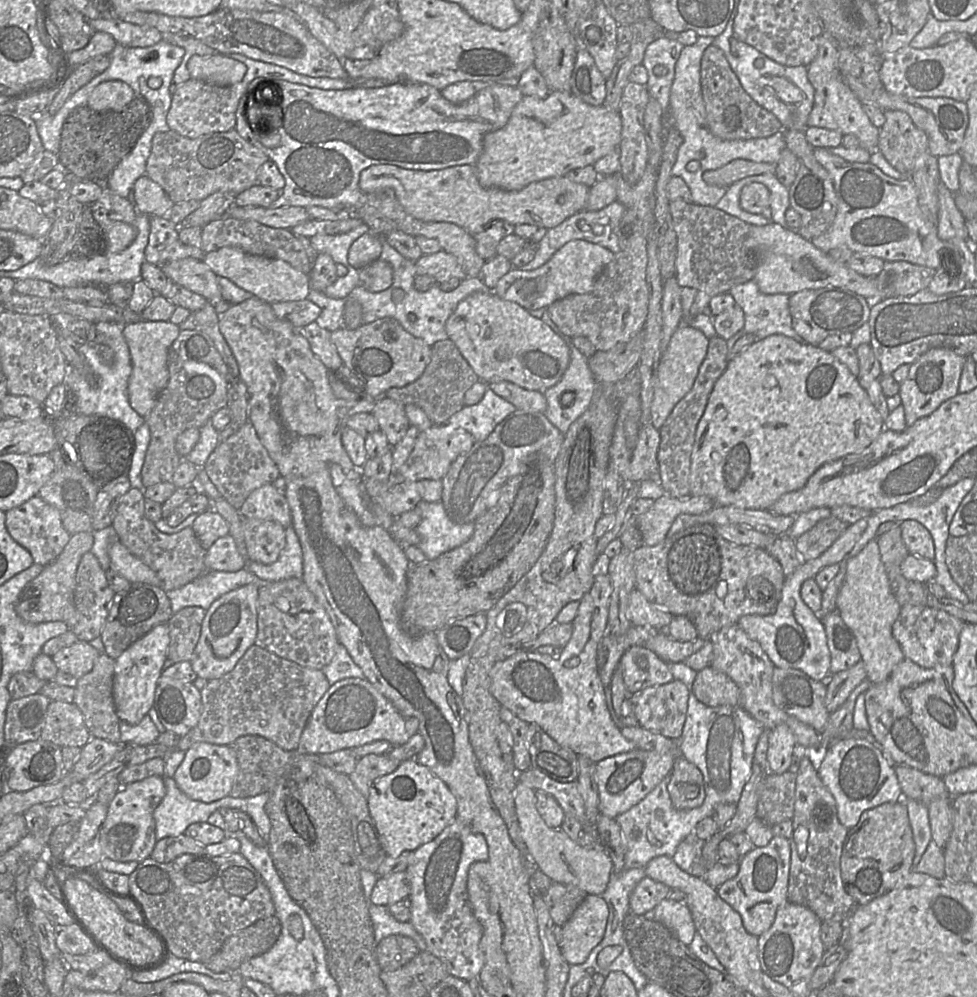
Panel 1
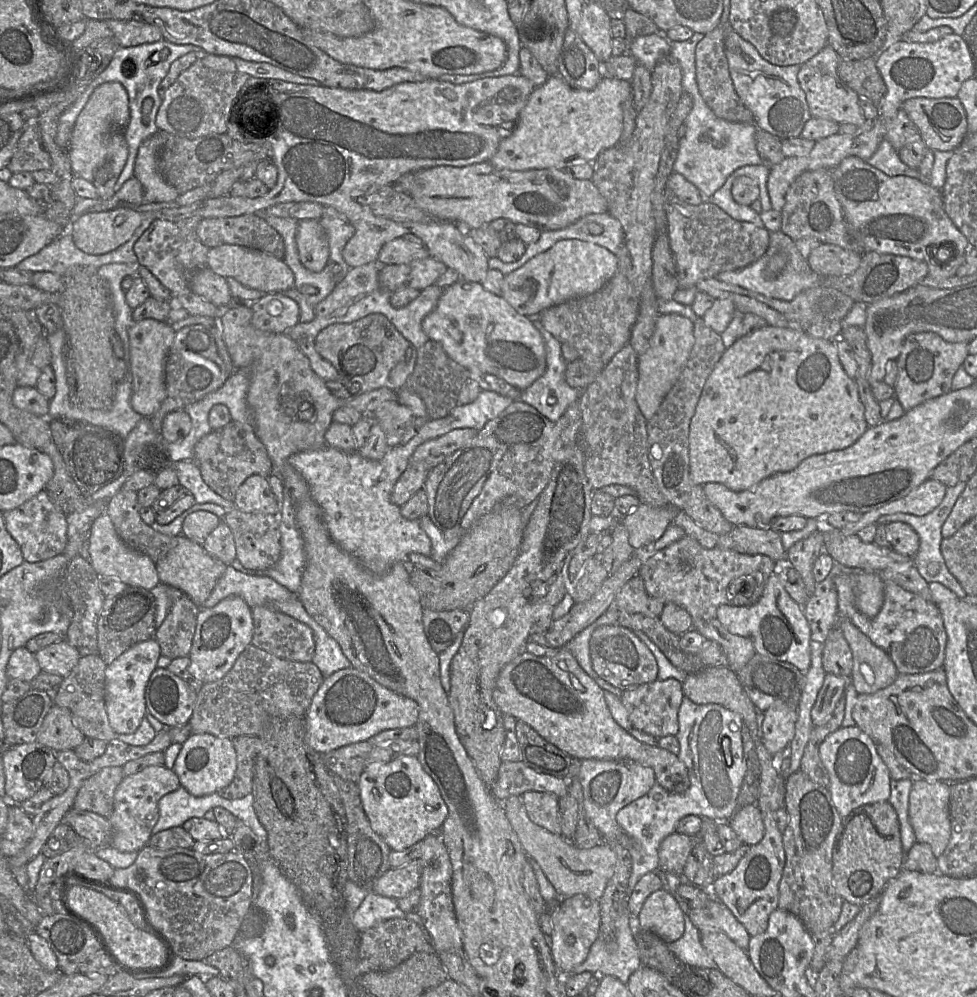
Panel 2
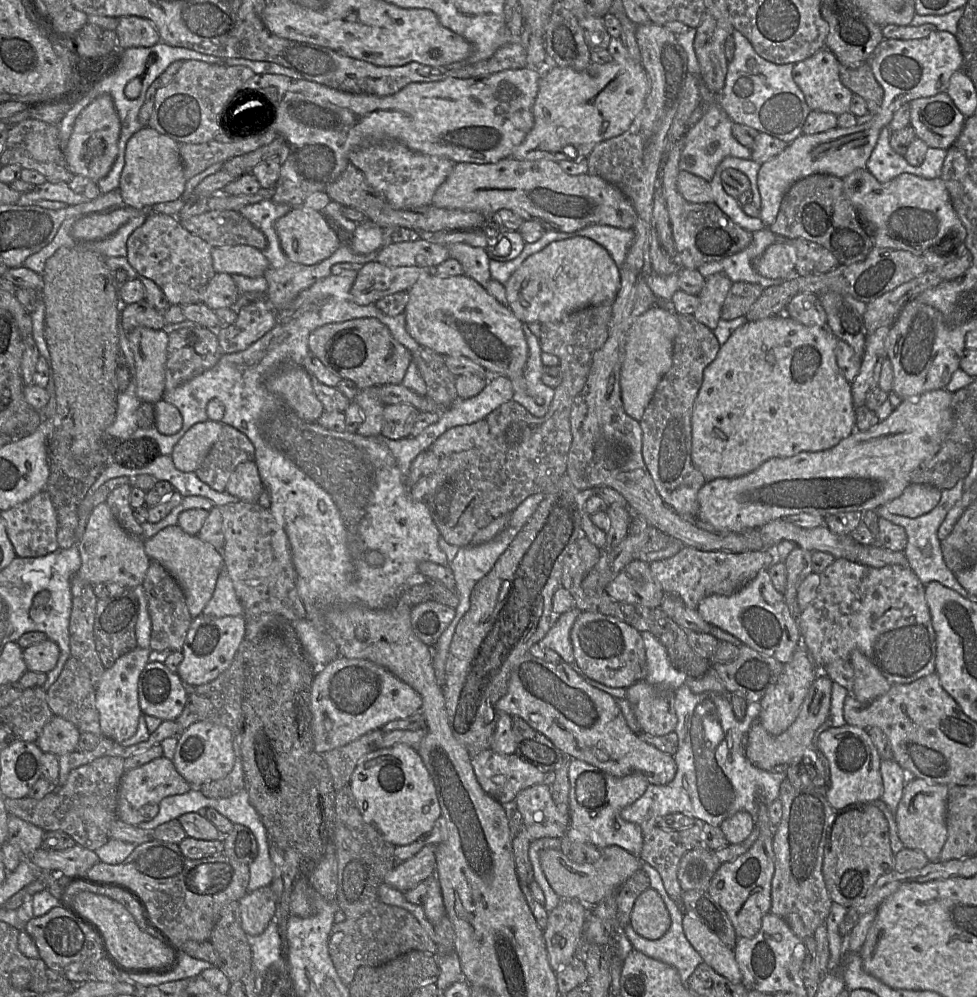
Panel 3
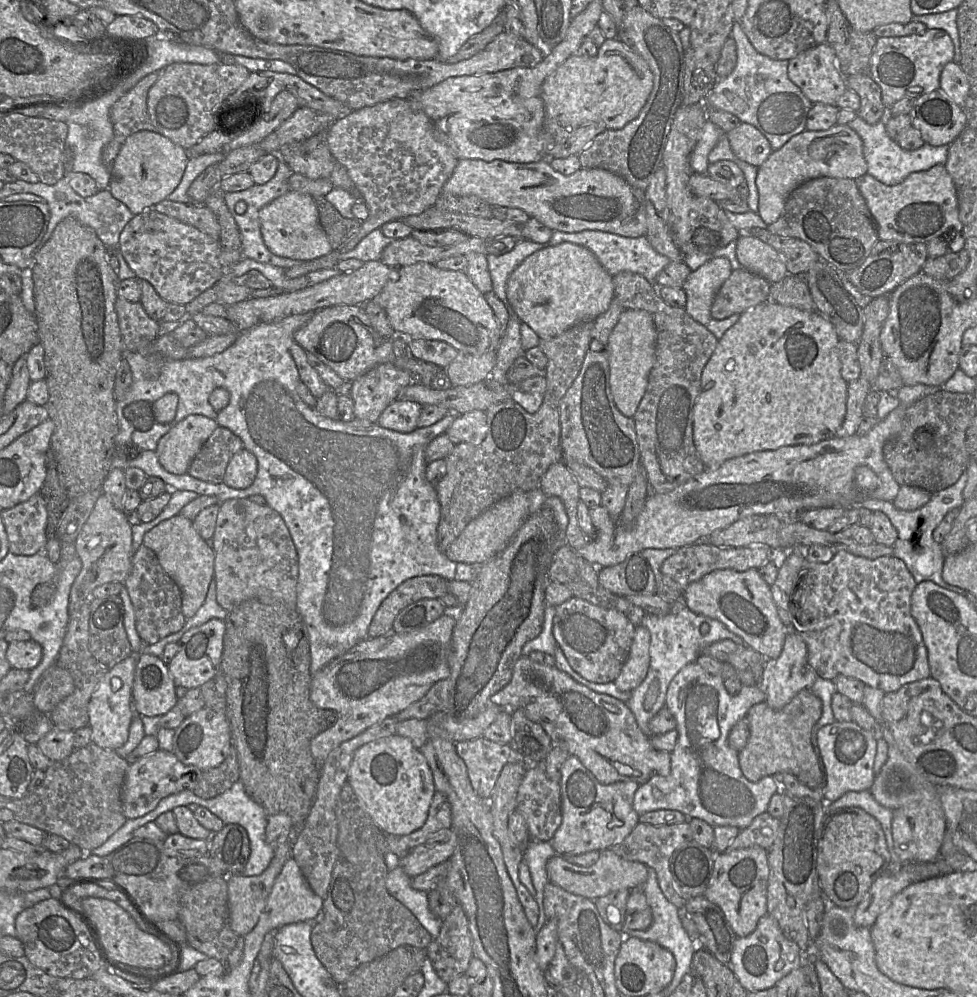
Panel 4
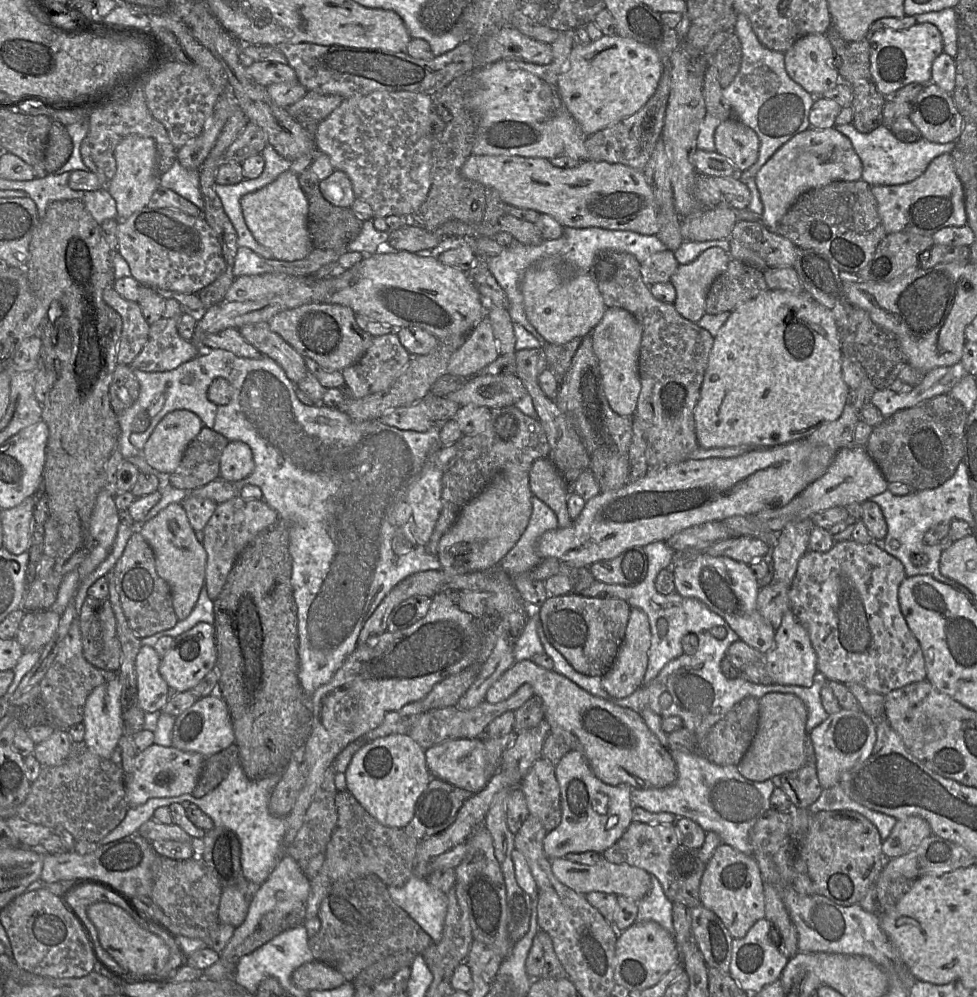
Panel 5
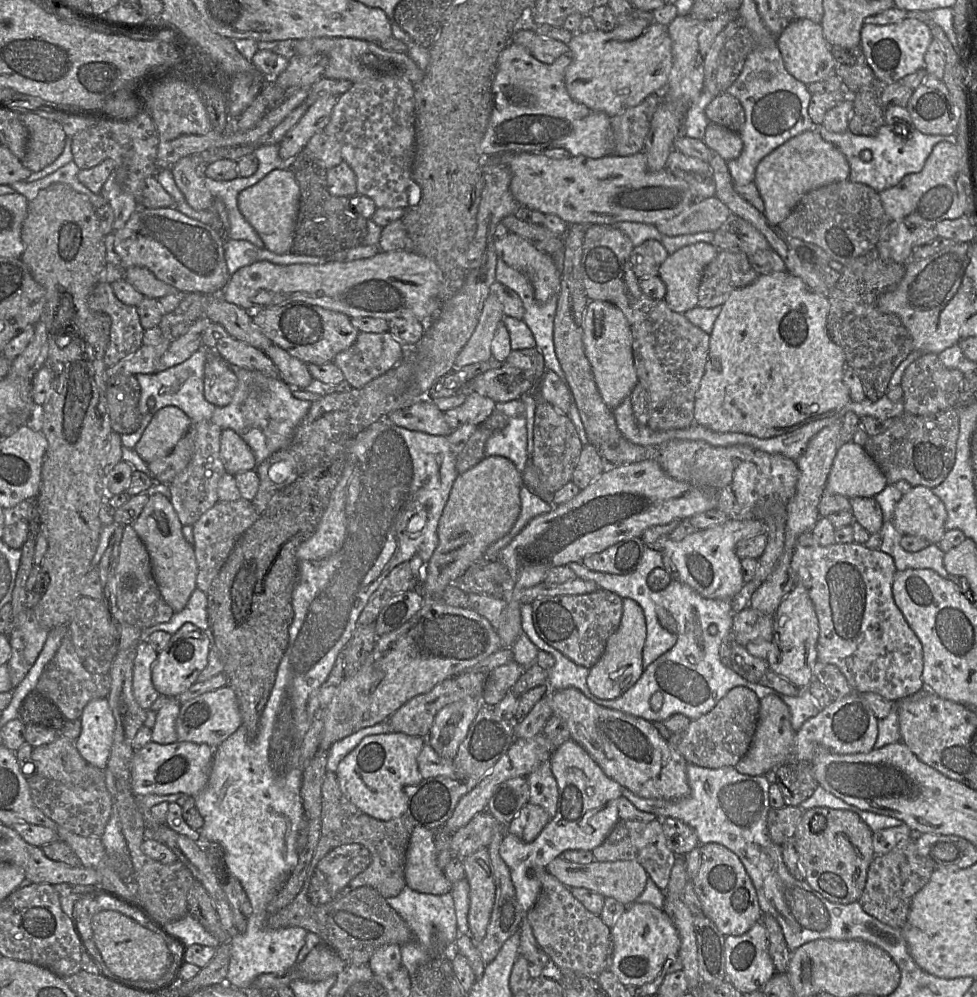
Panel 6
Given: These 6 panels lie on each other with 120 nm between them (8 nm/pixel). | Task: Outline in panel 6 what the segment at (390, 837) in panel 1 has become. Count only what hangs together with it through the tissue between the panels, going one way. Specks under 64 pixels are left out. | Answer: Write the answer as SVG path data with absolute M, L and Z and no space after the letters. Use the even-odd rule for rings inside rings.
M395 732L363 738L359 745L341 760L335 772L342 793L359 810L377 820L389 821L404 816L409 788L423 780L418 769L417 758L425 742L426 740L421 737Z

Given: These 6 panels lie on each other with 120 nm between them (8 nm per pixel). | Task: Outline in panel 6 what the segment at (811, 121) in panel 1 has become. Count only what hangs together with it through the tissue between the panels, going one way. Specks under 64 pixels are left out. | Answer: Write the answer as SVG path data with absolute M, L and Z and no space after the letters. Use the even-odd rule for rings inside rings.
M809 19L794 20L777 37L777 45L786 70L806 85L825 80L834 73L835 62L831 46L824 38L820 24Z

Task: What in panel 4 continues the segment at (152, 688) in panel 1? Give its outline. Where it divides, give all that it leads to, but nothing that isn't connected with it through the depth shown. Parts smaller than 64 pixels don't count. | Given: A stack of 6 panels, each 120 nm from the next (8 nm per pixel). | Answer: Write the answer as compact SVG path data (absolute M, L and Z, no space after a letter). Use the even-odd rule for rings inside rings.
M130 655L112 667L101 679L88 706L89 727L92 730L92 743L104 749L116 750L128 739L130 726L134 718L133 685L137 656Z

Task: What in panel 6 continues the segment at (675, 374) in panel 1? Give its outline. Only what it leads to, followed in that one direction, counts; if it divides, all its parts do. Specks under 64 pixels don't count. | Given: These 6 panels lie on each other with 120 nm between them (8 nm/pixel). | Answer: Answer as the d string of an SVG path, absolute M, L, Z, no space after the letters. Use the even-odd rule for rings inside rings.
M589 301L583 319L583 344L601 397L613 410L631 396L639 382L633 360L632 334L623 312L607 301Z

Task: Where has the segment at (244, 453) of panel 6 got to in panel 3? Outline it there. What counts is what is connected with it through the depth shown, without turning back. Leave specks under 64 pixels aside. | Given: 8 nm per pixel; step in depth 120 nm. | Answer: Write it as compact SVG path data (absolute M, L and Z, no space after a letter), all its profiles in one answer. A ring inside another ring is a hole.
M255 461L243 462L236 467L229 478L226 491L242 502L258 503L264 485Z

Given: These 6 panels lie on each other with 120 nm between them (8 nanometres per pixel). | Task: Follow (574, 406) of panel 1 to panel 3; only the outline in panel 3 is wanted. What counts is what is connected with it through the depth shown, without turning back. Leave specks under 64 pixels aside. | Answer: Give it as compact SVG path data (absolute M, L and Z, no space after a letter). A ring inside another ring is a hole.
M522 324L522 329L528 345L528 358L523 371L526 388L524 392L514 391L512 399L533 416L542 417L549 409L555 390L544 384L541 379L544 364L541 361L540 339L530 331L527 324Z

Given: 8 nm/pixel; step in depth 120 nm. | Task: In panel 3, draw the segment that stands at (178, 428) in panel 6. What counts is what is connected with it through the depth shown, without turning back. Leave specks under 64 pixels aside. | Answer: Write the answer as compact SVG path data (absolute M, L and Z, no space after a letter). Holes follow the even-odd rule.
M212 420L194 424L172 451L175 467L182 472L195 472L217 441L221 429L222 424Z

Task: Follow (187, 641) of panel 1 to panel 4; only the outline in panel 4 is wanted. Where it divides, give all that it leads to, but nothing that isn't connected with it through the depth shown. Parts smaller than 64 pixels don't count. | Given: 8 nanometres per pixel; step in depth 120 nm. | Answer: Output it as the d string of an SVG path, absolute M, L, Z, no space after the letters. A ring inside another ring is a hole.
M142 544L134 552L132 570L123 586L129 593L135 613L136 629L144 644L155 644L184 627L186 617L182 612L181 589L163 570L156 554L150 548Z

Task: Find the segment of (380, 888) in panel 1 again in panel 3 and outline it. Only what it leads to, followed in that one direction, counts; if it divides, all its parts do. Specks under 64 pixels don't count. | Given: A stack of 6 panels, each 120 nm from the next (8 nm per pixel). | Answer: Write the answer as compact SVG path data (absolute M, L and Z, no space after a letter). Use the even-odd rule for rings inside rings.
M425 846L411 859L396 865L385 876L384 883L406 893L427 880L435 874L436 847Z

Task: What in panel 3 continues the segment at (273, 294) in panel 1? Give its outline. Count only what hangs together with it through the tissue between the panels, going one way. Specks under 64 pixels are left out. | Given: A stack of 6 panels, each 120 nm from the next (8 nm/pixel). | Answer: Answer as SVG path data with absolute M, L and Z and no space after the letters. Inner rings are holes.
M247 245L213 247L211 255L216 273L256 278L263 276L269 267L262 251Z

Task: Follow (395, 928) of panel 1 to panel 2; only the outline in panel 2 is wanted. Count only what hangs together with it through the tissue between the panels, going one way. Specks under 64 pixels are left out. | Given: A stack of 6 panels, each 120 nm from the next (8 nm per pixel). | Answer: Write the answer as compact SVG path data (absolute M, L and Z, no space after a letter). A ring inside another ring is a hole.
M369 892L367 897L352 914L352 923L359 932L364 932L376 924L393 919L405 918L415 922L423 932L427 942L432 944L432 938L422 918L417 912L403 912L397 900Z

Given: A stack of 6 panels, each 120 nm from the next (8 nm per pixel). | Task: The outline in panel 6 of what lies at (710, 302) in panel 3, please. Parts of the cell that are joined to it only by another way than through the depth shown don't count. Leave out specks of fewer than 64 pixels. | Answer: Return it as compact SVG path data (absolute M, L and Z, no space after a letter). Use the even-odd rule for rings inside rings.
M698 242L669 254L659 267L658 277L665 284L664 301L670 310L683 315L698 305L703 271L718 252L711 243Z

